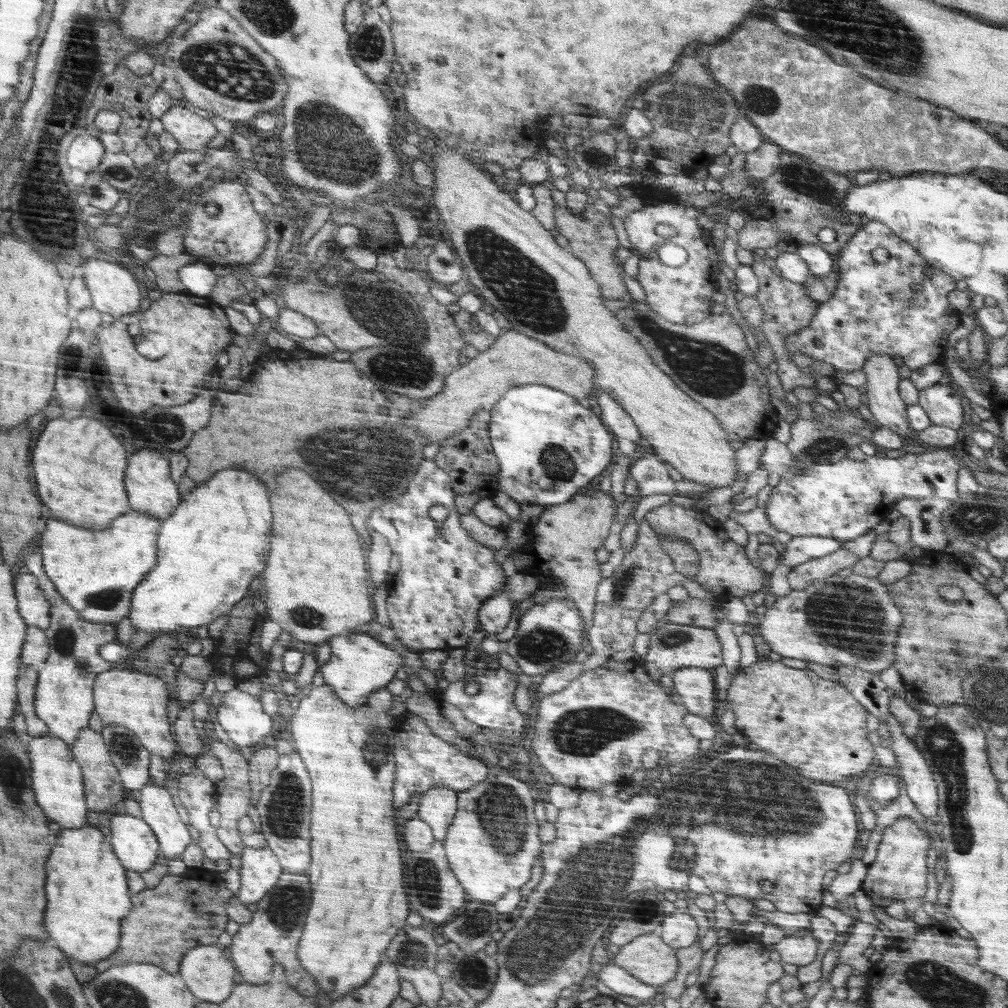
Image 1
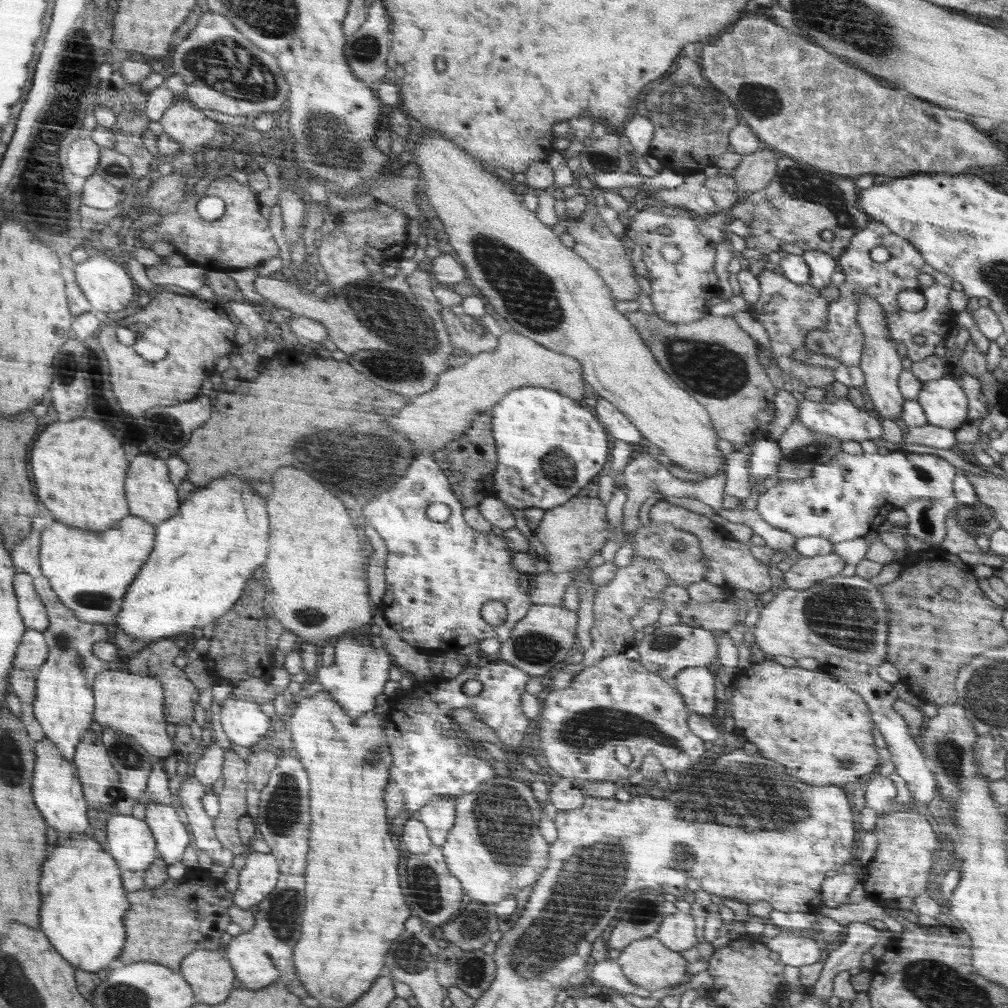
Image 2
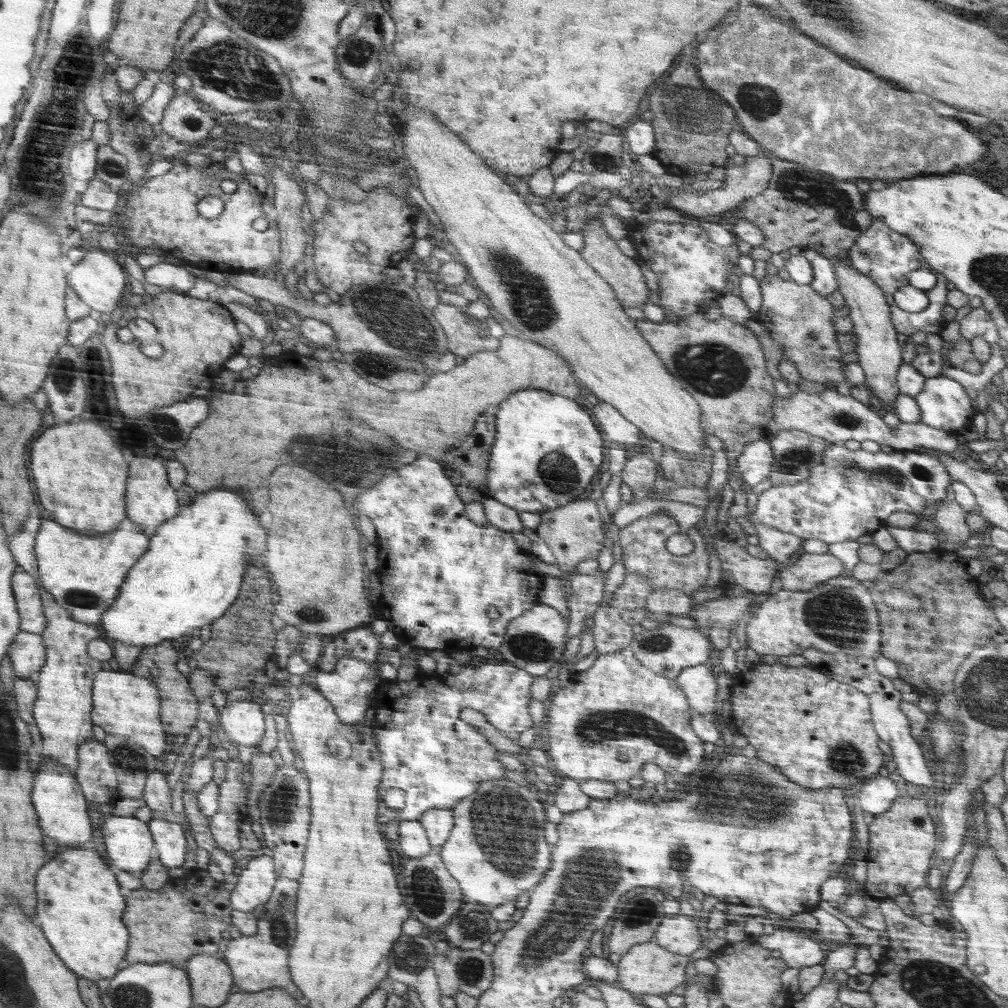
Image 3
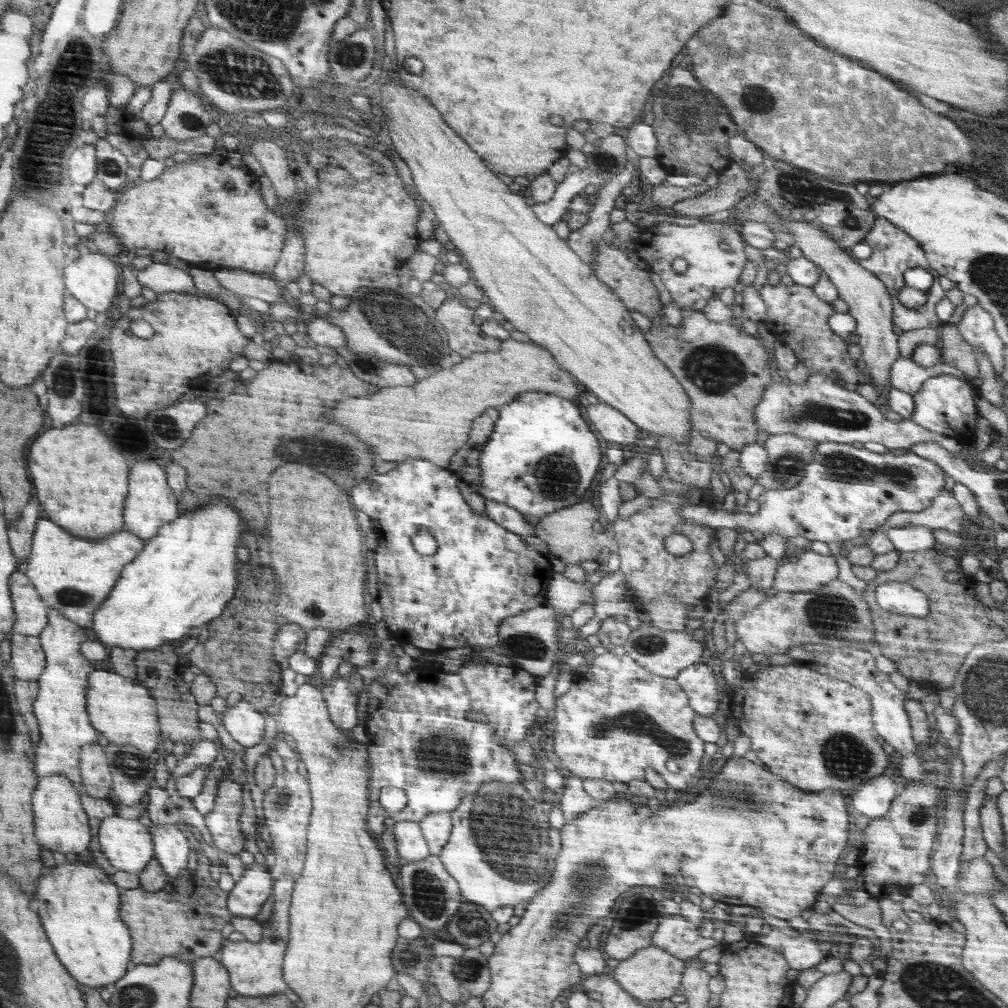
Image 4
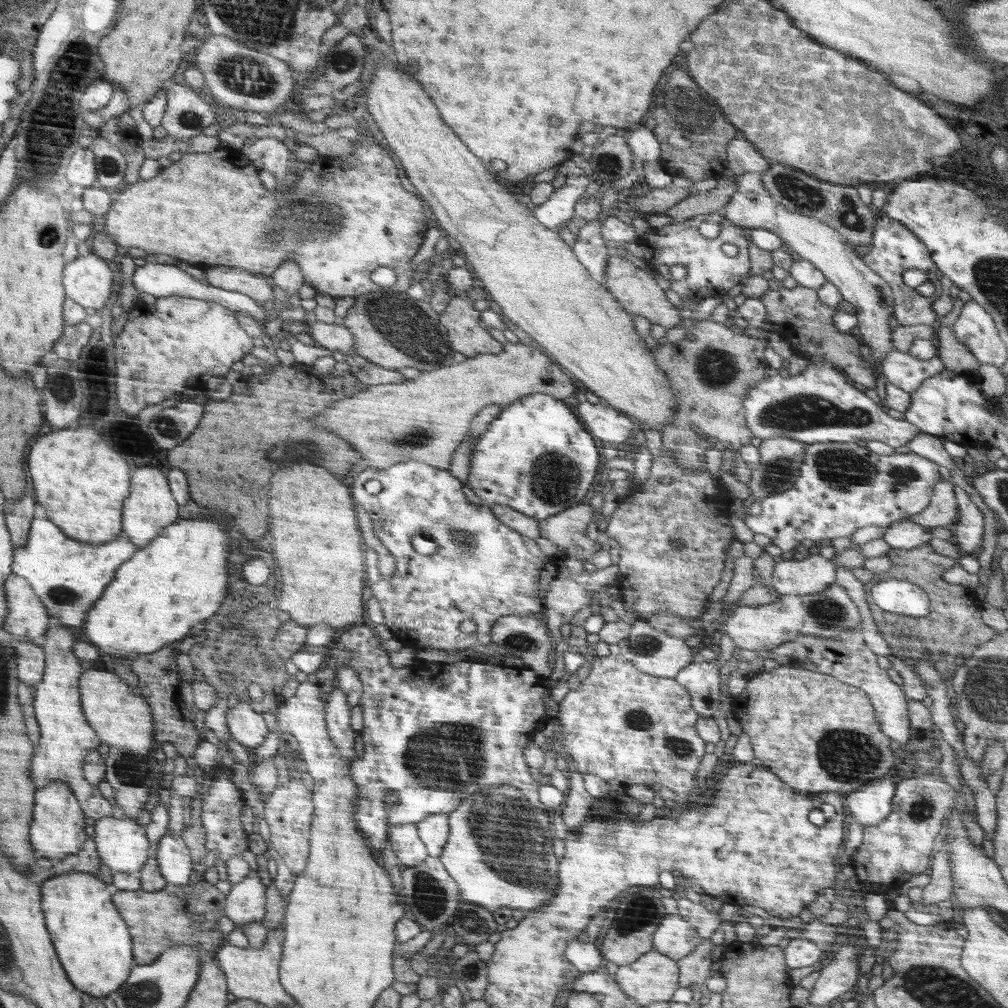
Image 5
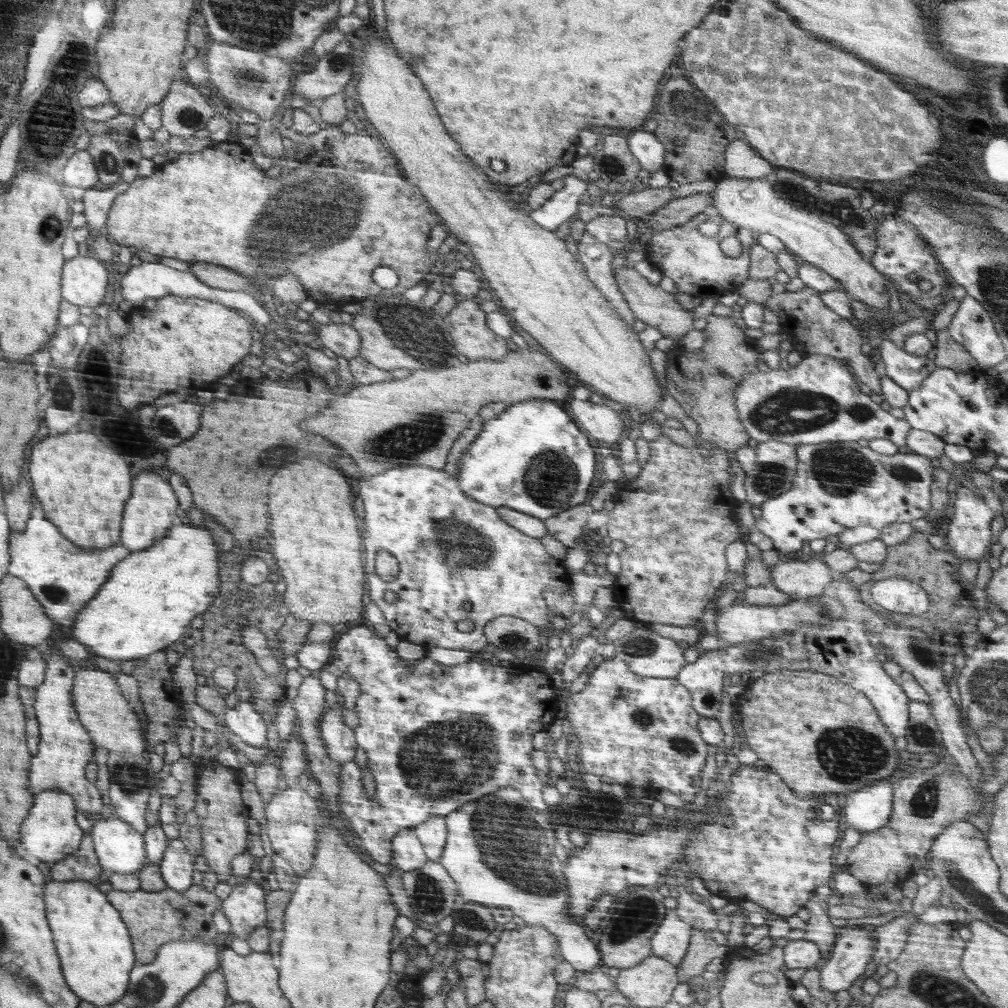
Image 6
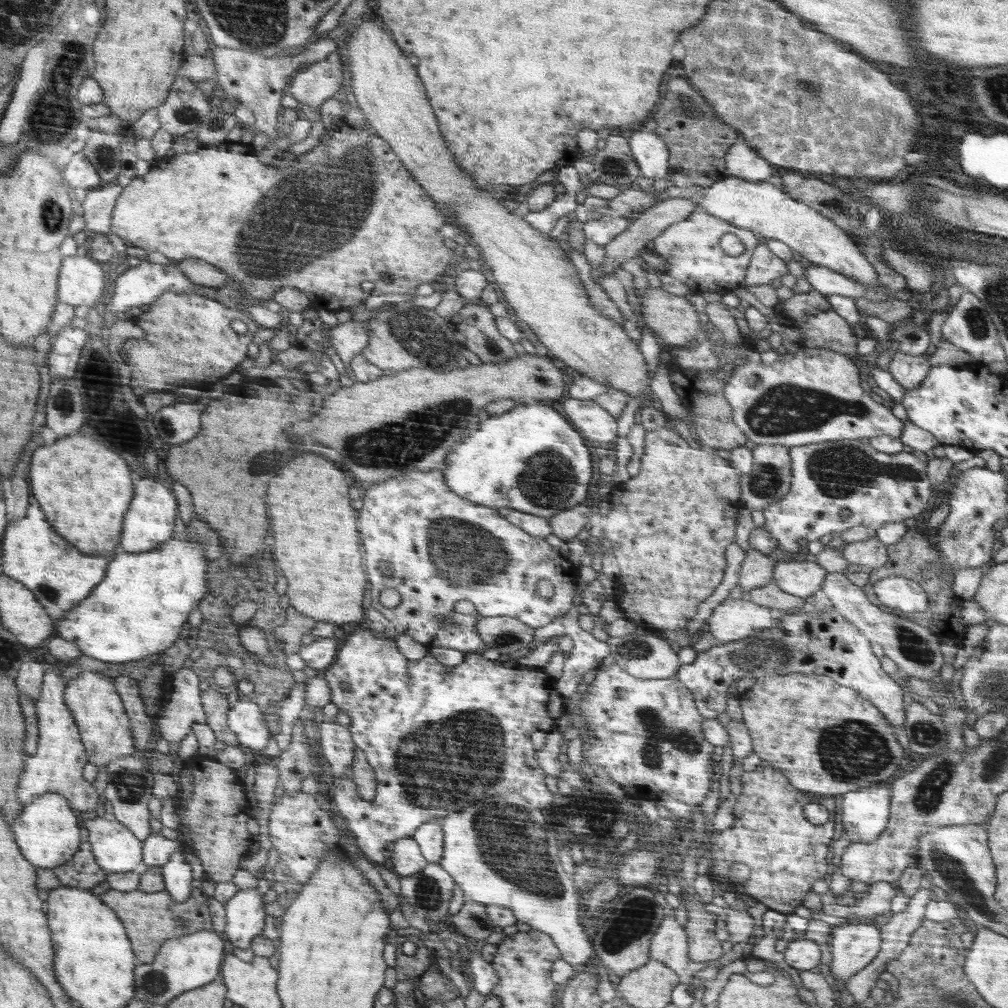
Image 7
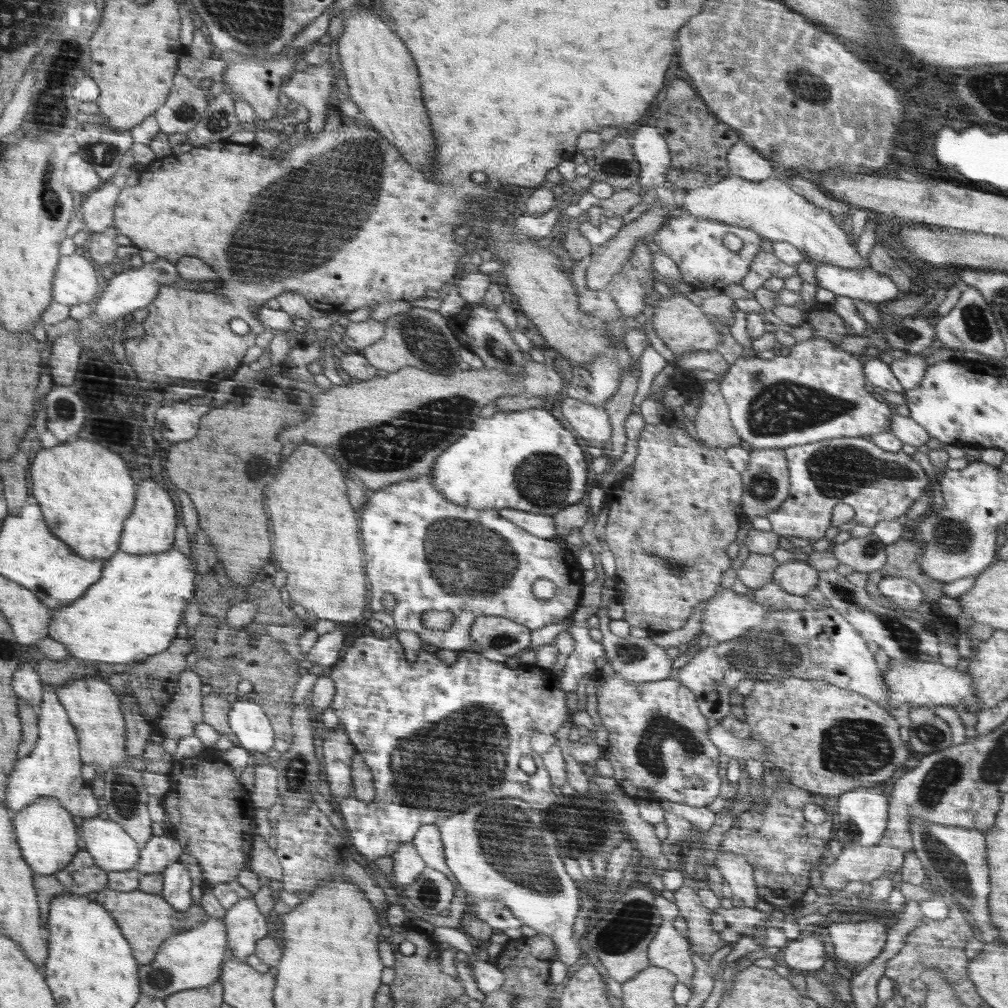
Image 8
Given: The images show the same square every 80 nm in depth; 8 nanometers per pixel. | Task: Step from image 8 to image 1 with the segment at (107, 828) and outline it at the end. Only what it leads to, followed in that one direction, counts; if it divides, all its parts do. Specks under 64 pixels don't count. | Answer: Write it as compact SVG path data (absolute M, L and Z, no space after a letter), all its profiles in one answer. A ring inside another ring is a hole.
M114 814L110 831L113 850L128 870L141 873L153 867L159 858L159 840L142 817Z

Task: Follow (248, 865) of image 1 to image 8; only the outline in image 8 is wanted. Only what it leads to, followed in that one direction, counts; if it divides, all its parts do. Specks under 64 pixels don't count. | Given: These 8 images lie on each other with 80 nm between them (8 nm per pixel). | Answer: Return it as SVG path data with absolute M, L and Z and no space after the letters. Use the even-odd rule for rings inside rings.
M246 897L226 909L223 921L227 925L228 957L246 962L247 956L255 952L258 942L268 934L264 916L252 897Z

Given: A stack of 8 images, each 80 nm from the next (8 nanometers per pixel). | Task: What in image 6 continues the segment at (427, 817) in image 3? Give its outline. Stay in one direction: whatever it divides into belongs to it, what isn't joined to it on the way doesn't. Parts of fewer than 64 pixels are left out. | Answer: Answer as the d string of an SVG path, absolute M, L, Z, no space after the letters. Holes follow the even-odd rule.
M443 816L431 817L414 829L428 859L438 861L447 845L447 821Z

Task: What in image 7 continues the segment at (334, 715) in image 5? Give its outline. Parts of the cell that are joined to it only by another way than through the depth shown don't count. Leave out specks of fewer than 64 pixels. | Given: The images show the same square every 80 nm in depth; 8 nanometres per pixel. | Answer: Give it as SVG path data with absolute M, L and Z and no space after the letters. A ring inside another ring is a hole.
M320 718L320 740L322 754L326 758L327 769L332 772L332 778L340 780L351 771L355 746L347 727L341 726L336 720Z

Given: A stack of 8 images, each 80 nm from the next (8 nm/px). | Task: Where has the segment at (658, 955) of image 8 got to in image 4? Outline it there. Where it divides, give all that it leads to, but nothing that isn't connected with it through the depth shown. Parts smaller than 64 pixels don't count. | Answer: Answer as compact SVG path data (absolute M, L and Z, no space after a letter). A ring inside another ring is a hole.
M680 915L664 917L653 934L652 942L658 948L668 951L668 954L685 960L719 944L712 937L700 936L694 923Z

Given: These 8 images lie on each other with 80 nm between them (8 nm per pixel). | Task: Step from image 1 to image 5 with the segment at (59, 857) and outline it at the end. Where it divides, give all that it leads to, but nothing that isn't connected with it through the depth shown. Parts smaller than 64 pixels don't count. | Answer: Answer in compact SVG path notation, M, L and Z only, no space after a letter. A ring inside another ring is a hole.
M72 871L49 878L43 889L43 908L59 957L76 988L100 1000L122 988L134 966L132 938L97 874Z

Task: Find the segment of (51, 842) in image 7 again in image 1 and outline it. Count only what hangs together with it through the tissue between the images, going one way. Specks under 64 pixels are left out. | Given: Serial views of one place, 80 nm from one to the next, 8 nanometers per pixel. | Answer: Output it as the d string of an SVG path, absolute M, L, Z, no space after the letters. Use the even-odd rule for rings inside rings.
M50 733L29 740L32 740L28 745L34 762L34 786L37 798L40 798L40 806L44 806L44 810L48 810L48 816L64 828L84 828L89 811L84 806L85 775L82 764L76 760L73 747Z

